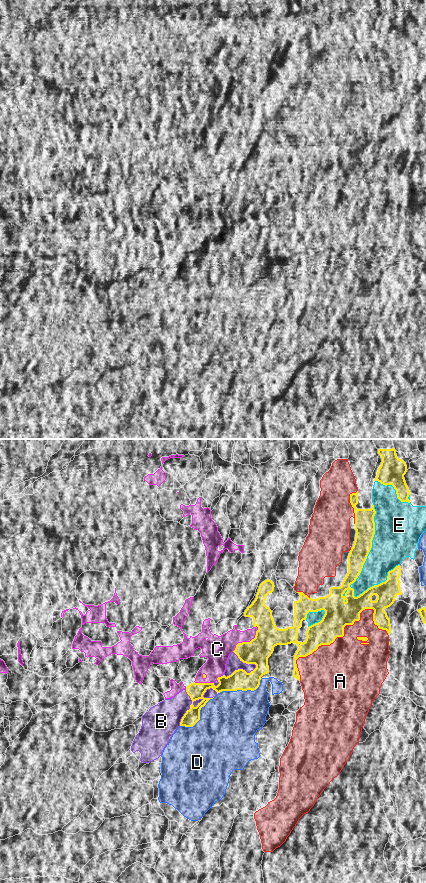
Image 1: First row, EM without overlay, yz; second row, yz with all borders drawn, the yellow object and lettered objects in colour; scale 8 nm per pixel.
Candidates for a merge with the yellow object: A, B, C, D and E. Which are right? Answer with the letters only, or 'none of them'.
A

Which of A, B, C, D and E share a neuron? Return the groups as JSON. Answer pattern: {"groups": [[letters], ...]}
{"groups": [["A"], ["B", "E"], ["C"], ["D"]]}

